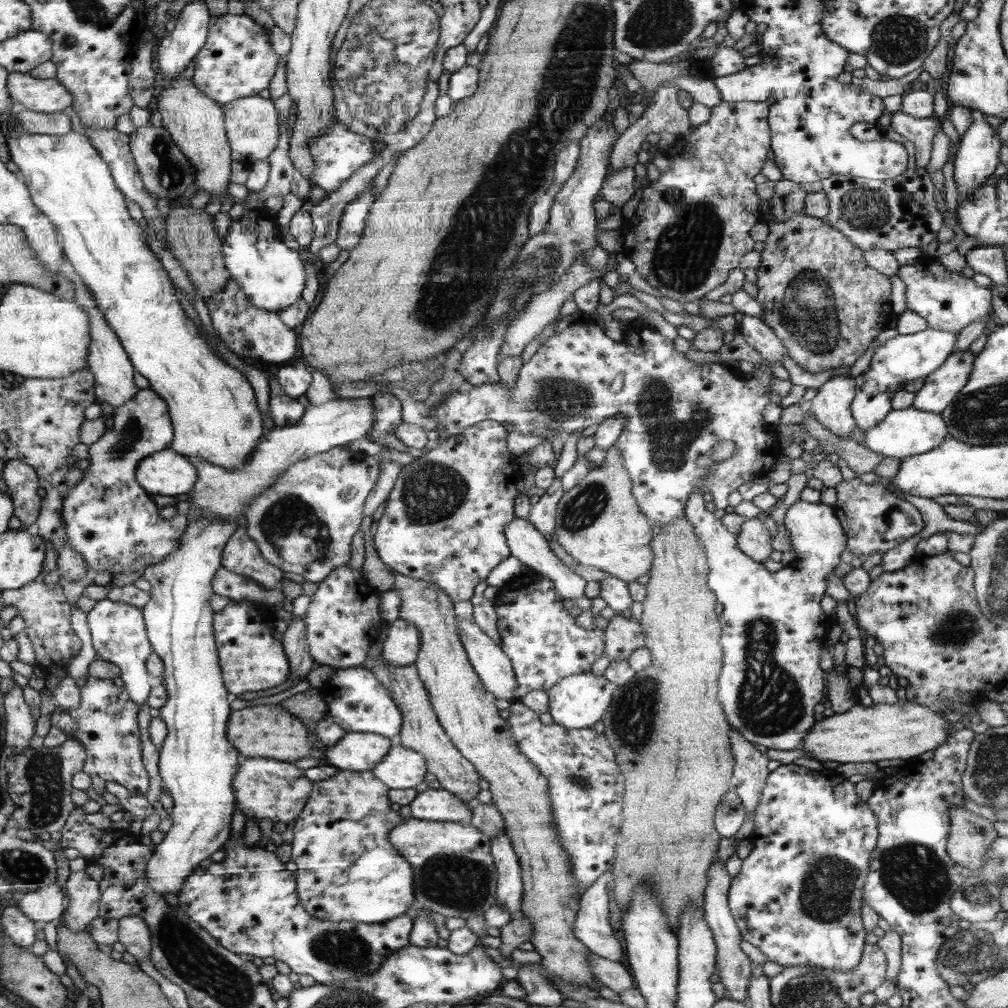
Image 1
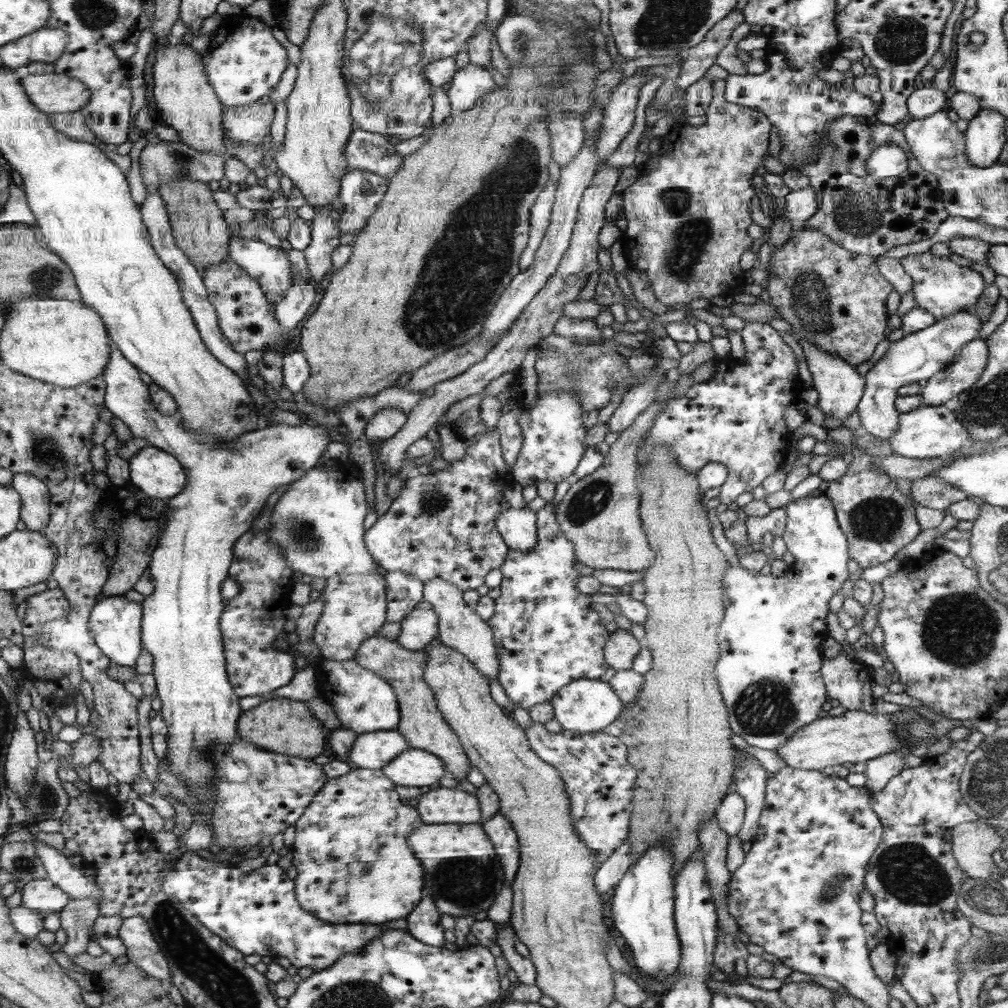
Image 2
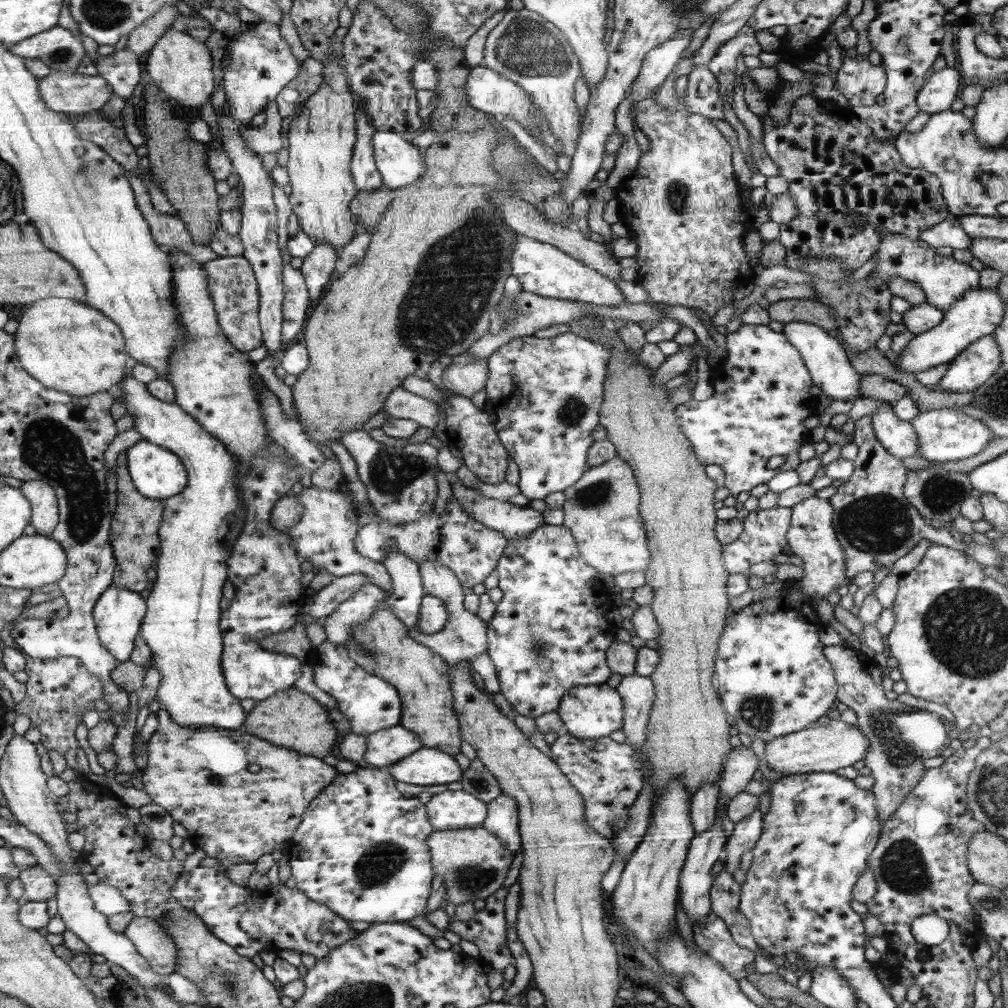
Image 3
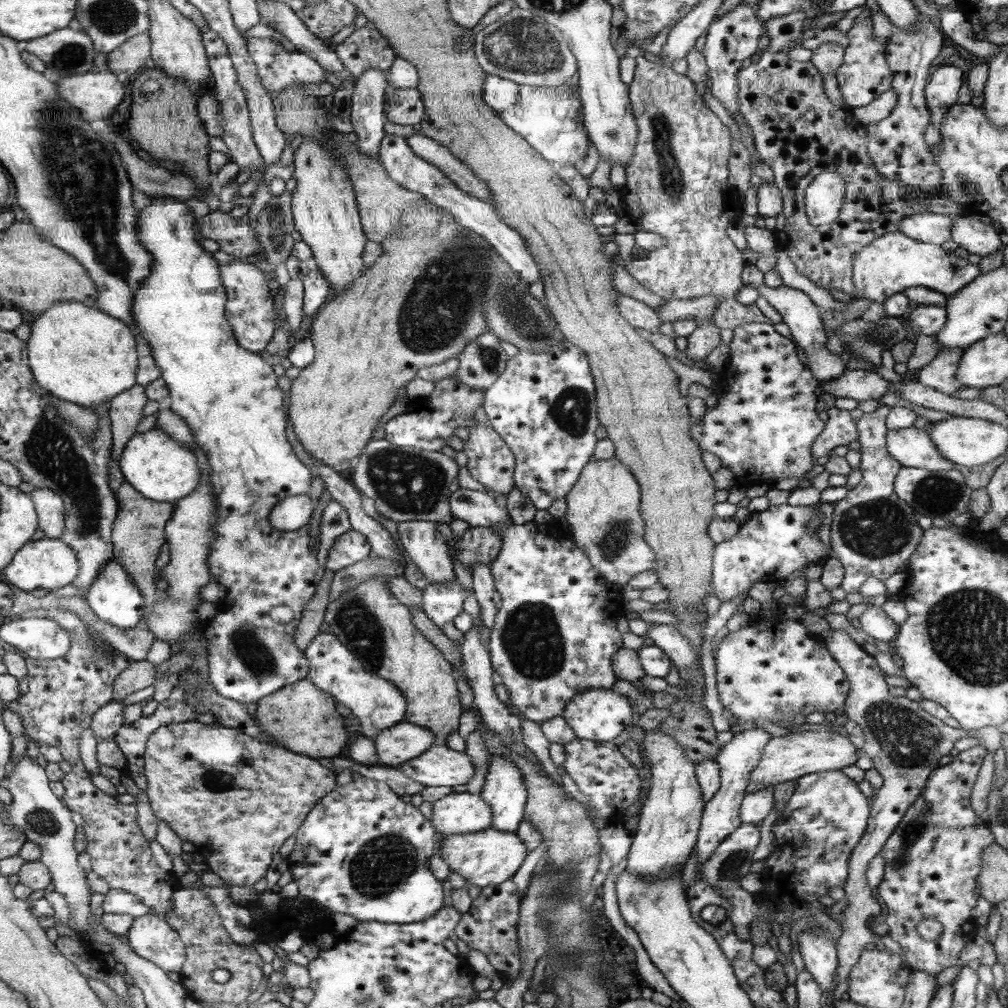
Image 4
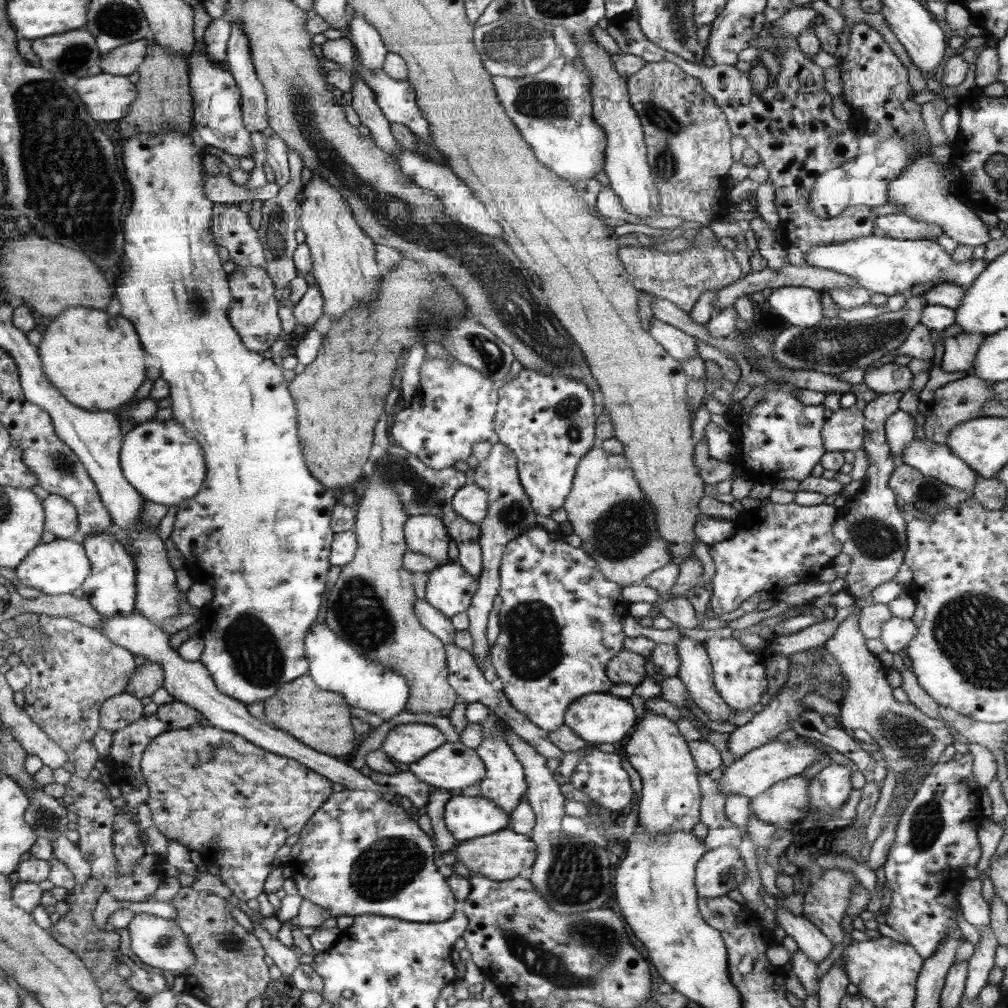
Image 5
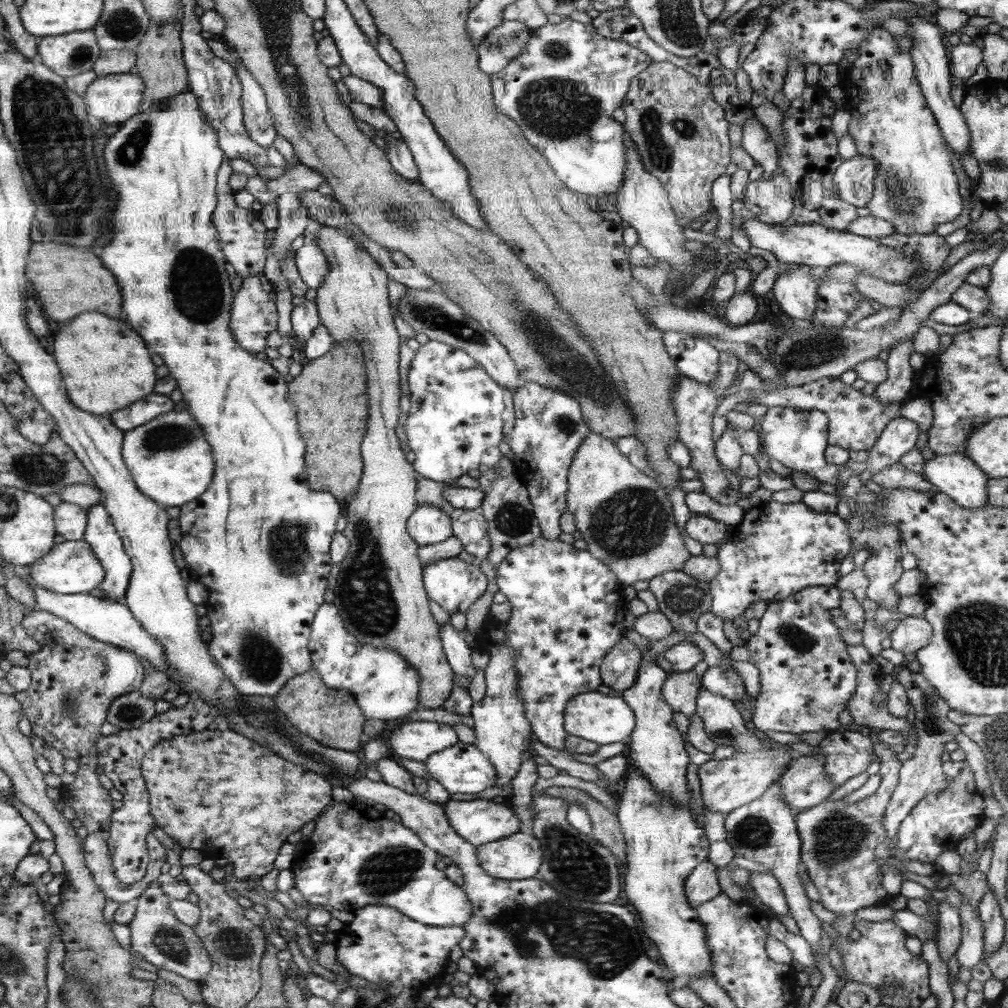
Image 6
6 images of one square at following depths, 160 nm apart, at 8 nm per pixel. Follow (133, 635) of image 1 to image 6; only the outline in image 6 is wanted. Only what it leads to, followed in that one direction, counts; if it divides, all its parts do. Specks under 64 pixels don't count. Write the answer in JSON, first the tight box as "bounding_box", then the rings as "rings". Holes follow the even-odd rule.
{"bounding_box":[82,503,133,602],"rings":[[[102,503],[92,506],[88,511],[88,528],[85,530],[85,538],[82,540],[89,543],[94,554],[101,560],[102,567],[105,568],[105,581],[99,585],[99,589],[107,595],[102,598],[122,602],[132,577],[133,562],[125,550],[124,540],[117,534],[117,528],[113,526],[113,518],[110,517]]]}

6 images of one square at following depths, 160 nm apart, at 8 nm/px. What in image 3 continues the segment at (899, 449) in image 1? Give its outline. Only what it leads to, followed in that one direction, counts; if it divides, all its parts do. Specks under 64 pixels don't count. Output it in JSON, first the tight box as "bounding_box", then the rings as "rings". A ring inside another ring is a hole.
{"bounding_box":[911,408,994,462],"rings":[[[942,408],[921,412],[911,420],[919,440],[919,454],[930,462],[964,460],[980,454],[993,439],[994,433],[983,421],[972,418],[963,410]]]}

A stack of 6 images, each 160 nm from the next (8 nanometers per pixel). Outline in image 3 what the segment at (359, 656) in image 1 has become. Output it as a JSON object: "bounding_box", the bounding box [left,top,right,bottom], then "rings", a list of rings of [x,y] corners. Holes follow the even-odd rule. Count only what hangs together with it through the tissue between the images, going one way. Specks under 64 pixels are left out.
{"bounding_box":[322,582,388,647],"rings":[[[370,582],[362,586],[326,617],[322,624],[327,636],[326,641],[345,647],[348,638],[352,636],[352,627],[358,623],[365,623],[372,616],[376,605],[386,602],[388,595],[385,590]]]}

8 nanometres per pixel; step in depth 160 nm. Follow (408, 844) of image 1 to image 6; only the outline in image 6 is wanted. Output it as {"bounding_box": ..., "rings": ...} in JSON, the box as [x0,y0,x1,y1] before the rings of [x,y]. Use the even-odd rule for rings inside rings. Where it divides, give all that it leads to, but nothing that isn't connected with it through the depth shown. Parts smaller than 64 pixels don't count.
{"bounding_box":[477,832,544,881],"rings":[[[522,832],[477,847],[481,866],[494,878],[524,881],[537,877],[544,864],[541,841]]]}

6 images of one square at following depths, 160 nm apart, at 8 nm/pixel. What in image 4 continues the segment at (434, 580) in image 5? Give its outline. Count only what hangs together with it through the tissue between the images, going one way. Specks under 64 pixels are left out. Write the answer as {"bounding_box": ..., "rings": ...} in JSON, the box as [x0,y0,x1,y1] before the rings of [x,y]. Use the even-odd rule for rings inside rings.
{"bounding_box":[421,580,474,641],"rings":[[[454,580],[452,584],[430,584],[422,590],[421,609],[438,628],[454,641],[463,639],[463,633],[454,626],[453,620],[463,611],[464,600],[474,594],[471,589]]]}

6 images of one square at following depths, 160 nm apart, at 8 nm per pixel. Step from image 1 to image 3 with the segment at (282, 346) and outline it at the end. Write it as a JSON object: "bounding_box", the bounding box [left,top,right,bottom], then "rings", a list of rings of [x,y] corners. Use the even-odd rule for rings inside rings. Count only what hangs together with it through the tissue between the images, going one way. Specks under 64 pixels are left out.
{"bounding_box":[204,256,265,353],"rings":[[[219,256],[204,266],[208,274],[210,295],[216,304],[217,318],[226,338],[245,353],[265,346],[265,331],[261,329],[260,321],[260,286],[249,259],[242,256]]]}

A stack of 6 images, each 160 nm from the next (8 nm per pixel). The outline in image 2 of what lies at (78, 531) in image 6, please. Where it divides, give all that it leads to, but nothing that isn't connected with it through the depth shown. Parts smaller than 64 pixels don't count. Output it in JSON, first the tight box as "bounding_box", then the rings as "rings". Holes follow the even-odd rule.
{"bounding_box":[11,474,52,533],"rings":[[[14,474],[11,485],[21,495],[22,522],[28,531],[42,533],[52,520],[52,496],[48,484],[37,475]]]}

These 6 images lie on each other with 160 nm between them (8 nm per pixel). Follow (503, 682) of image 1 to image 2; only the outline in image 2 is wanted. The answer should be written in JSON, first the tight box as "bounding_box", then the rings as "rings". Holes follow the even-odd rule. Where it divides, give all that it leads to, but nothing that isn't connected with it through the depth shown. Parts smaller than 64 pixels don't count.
{"bounding_box":[423,578,499,679],"rings":[[[434,578],[434,582],[423,585],[423,599],[430,602],[440,619],[437,636],[442,640],[442,645],[460,651],[474,663],[474,666],[483,675],[496,679],[499,671],[499,658],[492,630],[490,625],[481,616],[478,616],[475,609],[470,608],[464,602],[463,590],[458,585],[448,584],[442,578]]]}

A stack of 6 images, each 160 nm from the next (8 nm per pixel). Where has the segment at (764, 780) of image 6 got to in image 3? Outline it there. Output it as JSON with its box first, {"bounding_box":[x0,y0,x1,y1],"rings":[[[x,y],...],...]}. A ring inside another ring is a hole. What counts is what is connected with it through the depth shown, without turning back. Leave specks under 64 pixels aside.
{"bounding_box":[764,719,868,775],"rings":[[[831,719],[825,725],[814,724],[804,730],[770,739],[765,743],[764,760],[771,770],[784,775],[805,773],[836,773],[838,769],[856,764],[866,756],[868,739],[857,725]]]}

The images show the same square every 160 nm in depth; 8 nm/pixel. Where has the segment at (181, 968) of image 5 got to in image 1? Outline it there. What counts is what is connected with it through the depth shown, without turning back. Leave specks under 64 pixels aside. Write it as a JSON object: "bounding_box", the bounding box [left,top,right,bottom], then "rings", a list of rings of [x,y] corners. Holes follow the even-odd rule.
{"bounding_box":[118,916,153,963],"rings":[[[126,916],[118,919],[120,941],[125,951],[132,954],[140,963],[145,958],[151,958],[153,943],[150,942],[152,931],[145,919],[139,916]]]}

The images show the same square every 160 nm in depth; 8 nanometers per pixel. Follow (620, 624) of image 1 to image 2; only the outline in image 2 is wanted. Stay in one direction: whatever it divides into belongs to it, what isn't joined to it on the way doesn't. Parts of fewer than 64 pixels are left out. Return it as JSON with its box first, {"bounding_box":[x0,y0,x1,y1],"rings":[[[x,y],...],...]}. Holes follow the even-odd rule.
{"bounding_box":[605,628,644,670],"rings":[[[617,628],[609,634],[605,643],[605,661],[614,670],[630,670],[632,663],[644,645],[639,642],[631,632]]]}

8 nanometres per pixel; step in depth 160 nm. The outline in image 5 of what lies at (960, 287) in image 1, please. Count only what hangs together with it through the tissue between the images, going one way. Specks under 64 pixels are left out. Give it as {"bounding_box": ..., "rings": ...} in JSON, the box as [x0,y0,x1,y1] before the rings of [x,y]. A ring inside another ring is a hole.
{"bounding_box":[803,234,987,298],"rings":[[[876,234],[828,246],[815,246],[805,252],[803,257],[810,266],[847,274],[857,280],[860,288],[887,298],[907,294],[915,284],[930,282],[936,278],[944,278],[943,282],[968,287],[987,265],[984,258],[954,262],[936,240],[902,240]]]}

